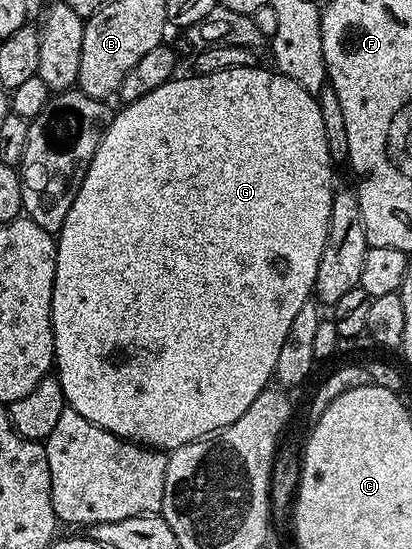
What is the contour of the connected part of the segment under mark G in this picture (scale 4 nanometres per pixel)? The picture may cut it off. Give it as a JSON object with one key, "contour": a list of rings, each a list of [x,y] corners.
{"contour":[[[254,65],[254,66],[250,66],[250,67],[239,67],[239,68],[230,68],[230,69],[228,69],[228,70],[227,70],[227,71],[223,71],[223,72],[217,72],[217,73],[209,73],[209,74],[208,74],[208,75],[198,75],[198,74],[196,74],[196,73],[188,73],[188,74],[189,74],[189,75],[187,75],[187,76],[185,76],[185,77],[184,77],[184,79],[179,79],[179,78],[180,78],[180,77],[172,77],[172,79],[171,79],[171,80],[169,80],[169,82],[168,82],[168,83],[166,83],[166,84],[165,84],[165,85],[157,85],[157,89],[153,89],[153,93],[145,93],[145,97],[141,97],[141,98],[140,98],[140,99],[138,99],[138,100],[137,100],[137,101],[133,101],[133,102],[132,102],[132,103],[128,103],[128,104],[126,104],[126,105],[123,105],[123,106],[120,106],[120,108],[121,108],[121,109],[120,109],[120,111],[118,111],[118,110],[116,110],[116,111],[115,111],[115,112],[114,112],[114,114],[112,114],[112,116],[111,116],[111,124],[109,124],[109,126],[108,126],[108,127],[106,127],[106,129],[105,129],[105,130],[104,130],[104,133],[103,133],[103,136],[102,136],[102,137],[101,137],[101,145],[97,145],[97,153],[93,153],[93,161],[92,161],[92,162],[91,162],[91,164],[90,164],[90,165],[89,165],[89,169],[88,169],[88,170],[87,170],[87,172],[86,172],[86,173],[85,173],[85,177],[84,177],[84,178],[83,178],[83,180],[82,180],[82,181],[81,181],[81,185],[80,185],[80,186],[79,186],[79,192],[78,192],[78,193],[77,193],[77,197],[73,197],[73,205],[69,205],[69,217],[65,217],[65,225],[64,225],[64,226],[63,226],[63,227],[62,227],[62,229],[60,229],[60,230],[59,230],[59,232],[58,232],[58,233],[57,233],[57,242],[56,242],[56,244],[55,244],[55,280],[54,280],[54,281],[53,281],[53,301],[52,301],[52,302],[51,302],[51,324],[52,324],[52,325],[53,325],[53,337],[54,337],[54,338],[55,338],[55,361],[54,361],[54,364],[53,364],[53,367],[54,367],[54,370],[55,370],[55,371],[56,371],[56,372],[57,372],[57,371],[58,371],[58,370],[59,370],[59,372],[57,372],[57,378],[58,378],[58,380],[59,380],[59,384],[60,384],[60,385],[61,385],[61,389],[62,389],[62,390],[63,390],[63,397],[64,397],[64,400],[65,400],[65,403],[66,403],[66,406],[68,406],[68,407],[72,407],[72,409],[74,409],[74,411],[76,411],[76,412],[77,412],[77,413],[81,413],[81,417],[85,417],[85,421],[93,421],[93,425],[97,425],[97,426],[98,426],[98,427],[100,427],[100,428],[101,428],[101,429],[105,429],[105,430],[106,430],[106,431],[108,431],[108,432],[109,432],[109,433],[113,433],[113,434],[114,434],[114,435],[116,435],[116,437],[118,437],[118,438],[119,438],[119,439],[125,439],[125,440],[128,440],[128,441],[130,441],[130,442],[132,442],[132,443],[137,443],[137,444],[140,444],[140,445],[142,445],[142,446],[144,446],[144,447],[146,447],[146,448],[148,448],[148,449],[158,449],[158,450],[160,450],[160,451],[162,451],[162,452],[164,452],[164,453],[170,453],[170,452],[173,452],[173,451],[175,451],[175,450],[176,450],[176,449],[178,449],[178,448],[179,448],[179,447],[180,447],[180,446],[181,446],[181,445],[189,445],[189,441],[197,441],[197,440],[198,440],[198,439],[203,439],[203,438],[204,438],[204,437],[205,437],[205,436],[207,436],[207,435],[213,435],[213,434],[215,434],[215,432],[216,432],[216,431],[218,431],[218,430],[219,430],[219,428],[220,428],[220,427],[224,427],[224,426],[225,426],[225,425],[233,425],[233,421],[237,421],[237,417],[241,417],[241,413],[245,413],[245,409],[249,409],[249,405],[253,405],[253,401],[257,401],[257,397],[258,397],[258,396],[259,396],[259,395],[260,395],[260,393],[262,393],[262,392],[263,392],[263,391],[266,391],[266,390],[268,390],[268,387],[269,387],[269,384],[270,384],[270,383],[271,383],[271,382],[272,382],[272,379],[273,379],[273,376],[274,376],[274,374],[275,374],[275,366],[276,366],[276,365],[277,365],[277,353],[281,353],[281,344],[282,344],[282,343],[283,343],[283,342],[284,342],[284,341],[285,341],[285,337],[286,337],[286,336],[287,336],[287,335],[288,335],[288,334],[289,334],[289,325],[293,325],[293,317],[297,317],[297,312],[298,312],[298,311],[300,311],[300,309],[301,309],[301,305],[305,305],[305,304],[306,304],[306,303],[307,303],[307,302],[308,302],[308,301],[309,301],[309,300],[310,300],[310,299],[311,299],[311,298],[312,298],[312,295],[313,295],[313,292],[314,292],[314,289],[315,289],[315,278],[316,278],[316,277],[317,277],[317,265],[321,265],[321,249],[325,249],[325,237],[326,237],[326,236],[327,236],[327,234],[328,234],[328,233],[329,233],[329,213],[330,213],[330,212],[331,212],[331,197],[332,197],[332,194],[333,194],[333,186],[332,186],[332,187],[331,187],[331,171],[333,171],[333,164],[332,164],[332,162],[331,162],[331,158],[330,158],[330,157],[329,157],[329,145],[328,145],[328,144],[327,144],[327,142],[326,142],[326,141],[325,141],[325,121],[324,121],[324,120],[323,120],[323,118],[322,118],[322,117],[321,117],[321,109],[320,109],[320,108],[319,108],[319,100],[318,100],[318,98],[316,98],[316,96],[314,96],[314,95],[311,95],[311,94],[310,94],[310,93],[309,93],[309,92],[307,92],[307,91],[306,91],[306,89],[305,89],[305,88],[302,88],[302,87],[301,87],[301,85],[299,85],[299,84],[298,84],[298,83],[297,83],[297,81],[293,81],[293,80],[290,80],[290,79],[289,79],[289,77],[287,77],[287,76],[283,76],[283,75],[282,75],[282,74],[281,74],[281,73],[280,73],[280,72],[279,72],[279,70],[276,70],[276,69],[269,69],[269,71],[266,71],[266,69],[265,69],[265,68],[263,68],[263,67],[261,67],[261,65]]]}

